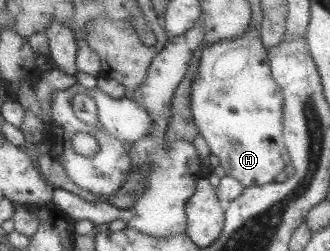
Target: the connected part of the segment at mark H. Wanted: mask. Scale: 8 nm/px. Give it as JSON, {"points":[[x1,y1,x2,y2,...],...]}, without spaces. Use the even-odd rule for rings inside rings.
{"points":[[256,29,245,31,237,39,225,39,201,47,197,75,193,75,191,81,189,107,210,155,219,158,224,175,235,179,243,188,273,184,285,165,290,164,283,142,283,95,271,77,266,49]]}

